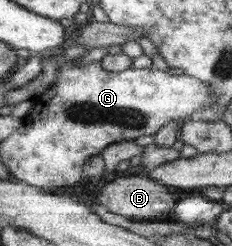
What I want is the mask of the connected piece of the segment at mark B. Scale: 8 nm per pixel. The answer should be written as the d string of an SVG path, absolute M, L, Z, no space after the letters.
M125 176L107 183L92 205L106 207L110 213L120 214L134 221L169 220L178 205L175 194L167 186L152 180L150 177Z

